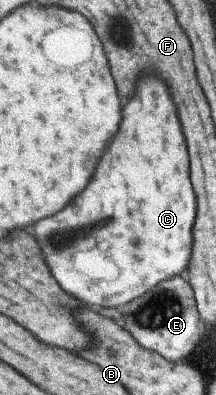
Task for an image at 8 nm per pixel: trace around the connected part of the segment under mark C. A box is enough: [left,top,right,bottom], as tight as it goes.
[34,73,198,309]

